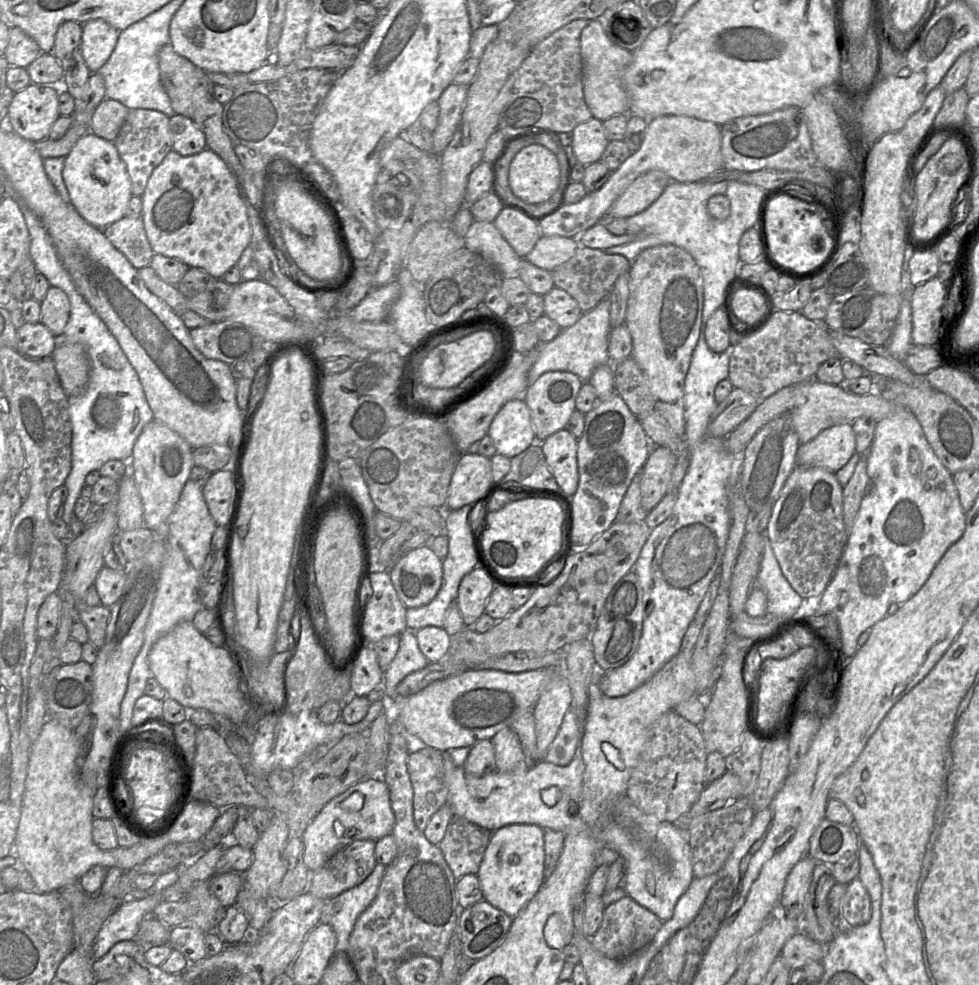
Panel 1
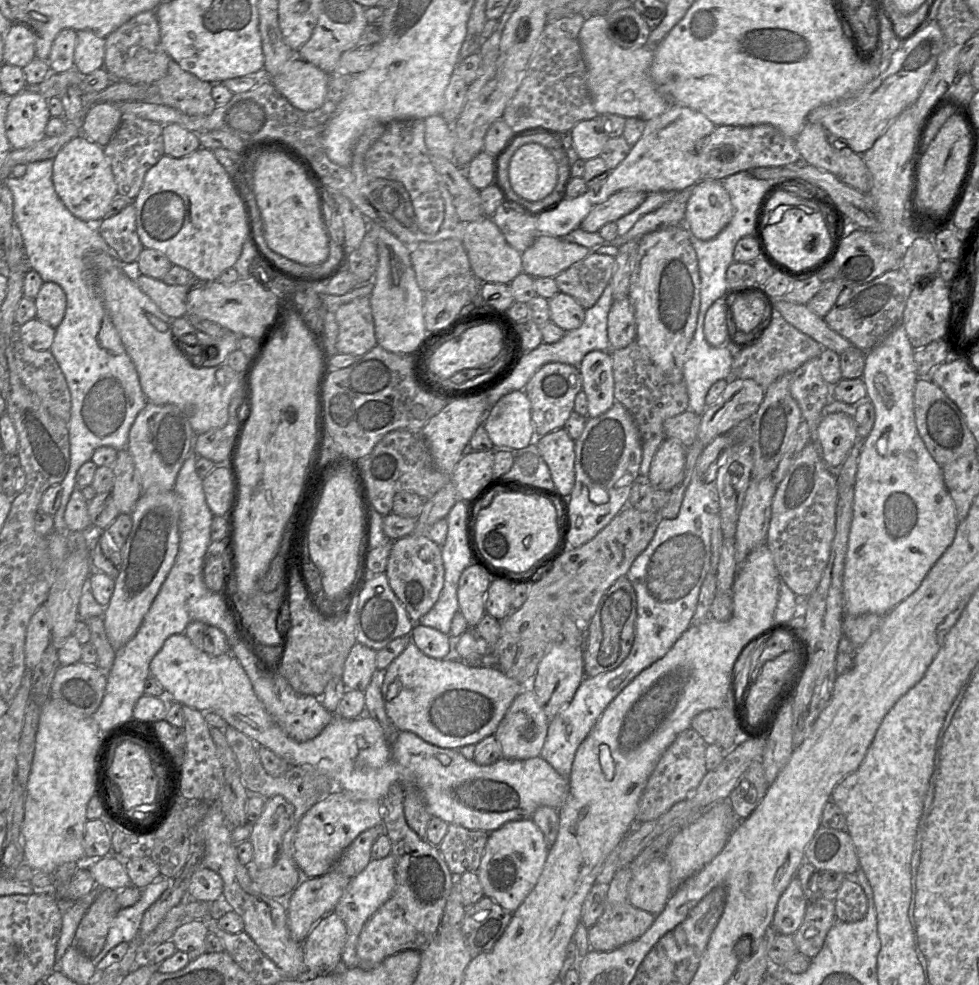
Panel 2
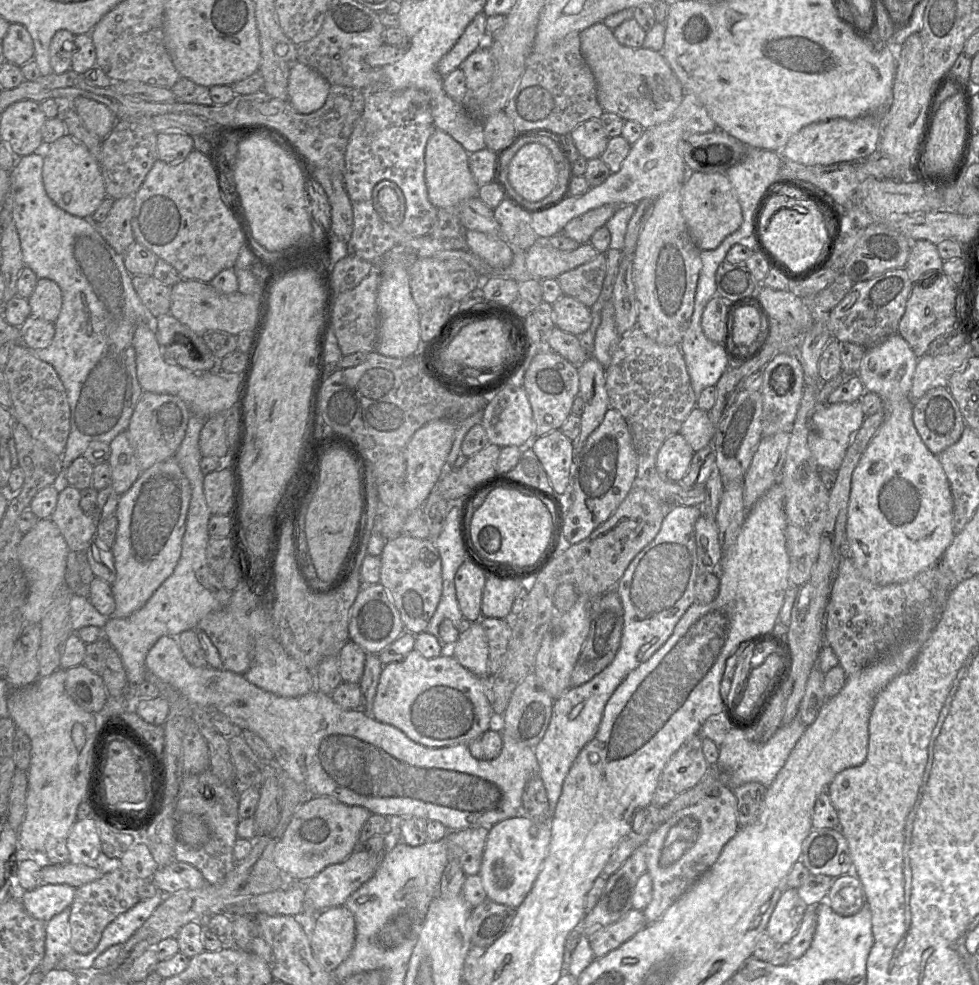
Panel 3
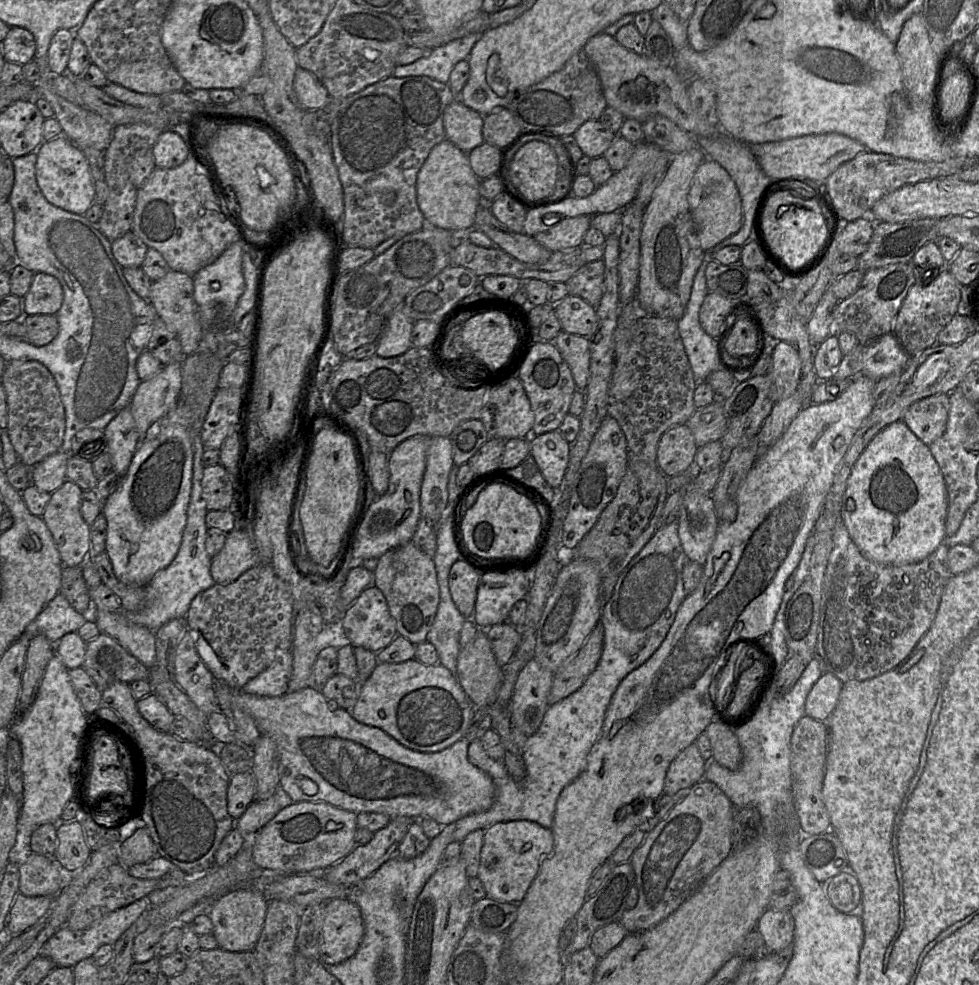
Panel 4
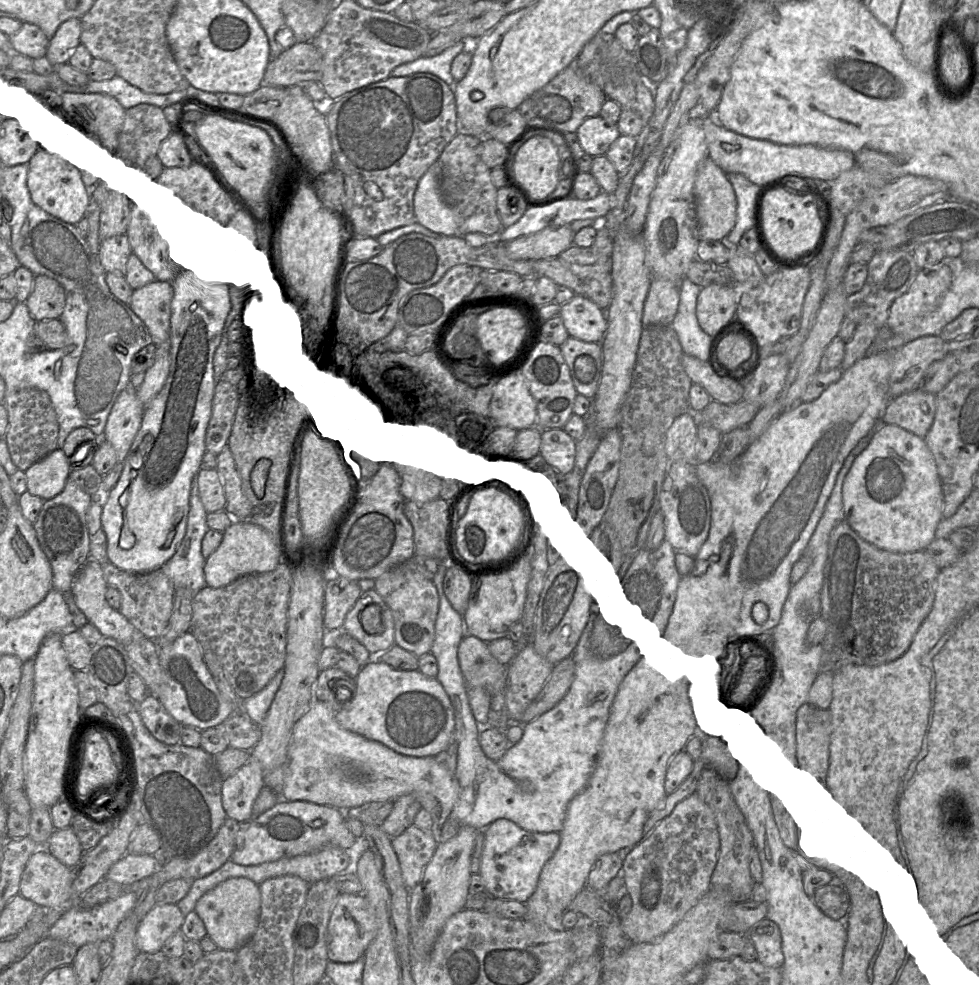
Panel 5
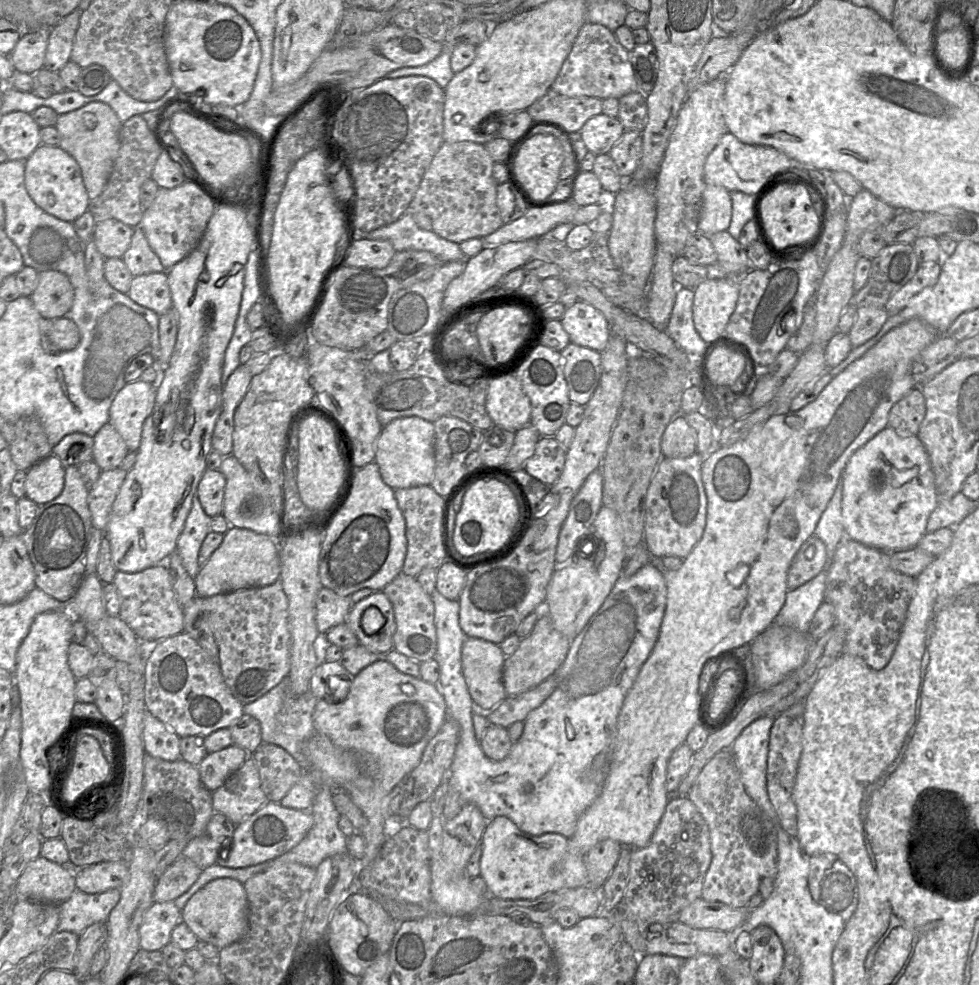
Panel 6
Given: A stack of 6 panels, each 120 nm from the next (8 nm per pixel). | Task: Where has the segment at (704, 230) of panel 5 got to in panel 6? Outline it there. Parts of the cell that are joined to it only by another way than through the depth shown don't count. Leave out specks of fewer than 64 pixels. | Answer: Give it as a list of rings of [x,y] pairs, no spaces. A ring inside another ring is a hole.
[[[706,184],[702,194],[698,230],[707,236],[726,231],[730,225],[731,216],[730,192],[724,187]]]

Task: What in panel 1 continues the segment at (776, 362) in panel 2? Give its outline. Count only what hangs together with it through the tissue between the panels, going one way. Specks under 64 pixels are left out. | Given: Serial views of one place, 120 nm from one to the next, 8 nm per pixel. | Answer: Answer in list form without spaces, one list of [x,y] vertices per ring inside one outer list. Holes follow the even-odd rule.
[[[776,308],[760,328],[740,337],[740,342],[731,346],[729,351],[728,379],[733,387],[748,392],[758,401],[788,385],[815,379],[822,363],[840,357],[824,320],[810,320],[802,312],[786,312]]]

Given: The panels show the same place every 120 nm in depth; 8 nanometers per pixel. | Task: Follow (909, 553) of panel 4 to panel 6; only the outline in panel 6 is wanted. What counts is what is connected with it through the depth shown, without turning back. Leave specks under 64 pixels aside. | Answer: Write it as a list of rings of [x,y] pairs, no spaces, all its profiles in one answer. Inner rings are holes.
[[[887,426],[886,428],[878,432],[865,445],[856,450],[852,454],[852,456],[848,459],[847,464],[843,470],[841,514],[842,514],[845,535],[847,535],[845,537],[849,537],[864,545],[874,547],[887,552],[897,552],[916,547],[920,542],[920,540],[922,539],[922,537],[927,533],[926,525],[928,518],[937,505],[938,503],[937,503],[937,493],[936,493],[934,473],[932,470],[928,453],[917,435],[901,434],[895,429]]]

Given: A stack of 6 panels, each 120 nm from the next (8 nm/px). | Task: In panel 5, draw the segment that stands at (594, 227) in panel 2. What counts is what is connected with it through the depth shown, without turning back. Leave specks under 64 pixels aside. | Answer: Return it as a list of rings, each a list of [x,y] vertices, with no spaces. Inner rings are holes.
[[[570,225],[547,227],[537,233],[505,243],[508,256],[515,260],[540,260],[559,257],[574,242]]]

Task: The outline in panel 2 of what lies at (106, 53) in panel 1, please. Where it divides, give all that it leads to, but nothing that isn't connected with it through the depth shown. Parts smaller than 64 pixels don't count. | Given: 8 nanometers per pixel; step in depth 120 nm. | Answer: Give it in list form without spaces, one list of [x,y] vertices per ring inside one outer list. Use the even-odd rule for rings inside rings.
[[[89,30],[76,32],[74,68],[83,75],[102,68],[105,57],[105,38],[98,37]]]

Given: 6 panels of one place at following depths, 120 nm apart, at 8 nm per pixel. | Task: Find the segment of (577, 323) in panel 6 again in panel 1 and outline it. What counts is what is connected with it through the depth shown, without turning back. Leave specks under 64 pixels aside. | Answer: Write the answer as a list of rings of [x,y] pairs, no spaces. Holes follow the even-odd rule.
[[[553,287],[544,298],[544,314],[566,329],[574,325],[581,317],[582,310],[577,301],[566,291]]]

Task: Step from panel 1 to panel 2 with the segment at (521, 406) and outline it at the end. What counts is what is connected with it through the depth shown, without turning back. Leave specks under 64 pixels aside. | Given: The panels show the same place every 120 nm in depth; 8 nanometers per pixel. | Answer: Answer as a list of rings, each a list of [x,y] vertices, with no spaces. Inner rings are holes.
[[[523,390],[512,391],[500,398],[488,411],[483,426],[495,448],[523,449],[529,444],[536,444],[537,446],[537,437],[542,437],[535,434],[534,425],[531,419],[531,404]]]

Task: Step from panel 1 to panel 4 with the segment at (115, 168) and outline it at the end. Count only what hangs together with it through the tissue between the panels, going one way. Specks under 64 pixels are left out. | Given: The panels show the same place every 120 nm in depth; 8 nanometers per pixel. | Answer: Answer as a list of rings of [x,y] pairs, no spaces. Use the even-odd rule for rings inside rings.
[[[64,135],[43,141],[38,147],[36,179],[45,198],[63,210],[85,215],[94,204],[95,186],[88,161],[82,150]]]

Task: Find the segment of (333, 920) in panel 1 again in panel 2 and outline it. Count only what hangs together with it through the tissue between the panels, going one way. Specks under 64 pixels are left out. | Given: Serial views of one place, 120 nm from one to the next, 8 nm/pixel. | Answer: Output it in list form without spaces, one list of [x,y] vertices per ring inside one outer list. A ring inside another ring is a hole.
[[[392,854],[382,859],[371,859],[365,869],[352,878],[334,908],[347,929],[347,939],[342,952],[341,963],[348,969],[357,967],[357,942],[367,920],[391,897],[395,888],[395,859]]]

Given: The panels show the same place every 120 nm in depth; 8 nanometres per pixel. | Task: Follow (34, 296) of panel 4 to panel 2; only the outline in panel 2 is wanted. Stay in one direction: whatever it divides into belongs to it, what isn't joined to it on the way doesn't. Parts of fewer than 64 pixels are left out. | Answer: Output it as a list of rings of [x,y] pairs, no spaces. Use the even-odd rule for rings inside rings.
[[[44,282],[34,299],[36,317],[56,329],[62,322],[67,298],[63,289],[54,282]]]

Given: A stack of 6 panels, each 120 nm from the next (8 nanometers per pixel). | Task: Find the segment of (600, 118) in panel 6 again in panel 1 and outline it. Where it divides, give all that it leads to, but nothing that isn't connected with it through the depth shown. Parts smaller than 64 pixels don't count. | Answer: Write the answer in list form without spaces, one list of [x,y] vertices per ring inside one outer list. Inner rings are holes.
[[[591,117],[589,120],[576,125],[572,134],[573,151],[577,163],[586,166],[600,161],[609,142],[603,121]]]

